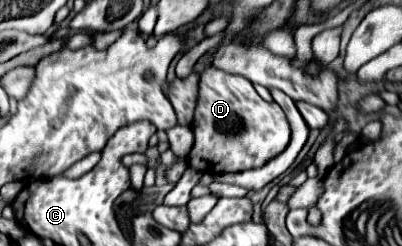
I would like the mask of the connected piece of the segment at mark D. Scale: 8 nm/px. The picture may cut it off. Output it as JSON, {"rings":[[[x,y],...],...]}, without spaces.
{"rings":[[[207,68],[199,80],[199,96],[195,106],[193,118],[193,134],[195,144],[187,156],[187,164],[197,172],[211,172],[215,164],[221,164],[221,172],[243,172],[251,168],[263,166],[267,160],[275,158],[279,152],[285,150],[291,138],[291,126],[287,122],[285,112],[275,102],[265,102],[253,88],[249,80],[237,74],[227,74],[217,68]]]}

